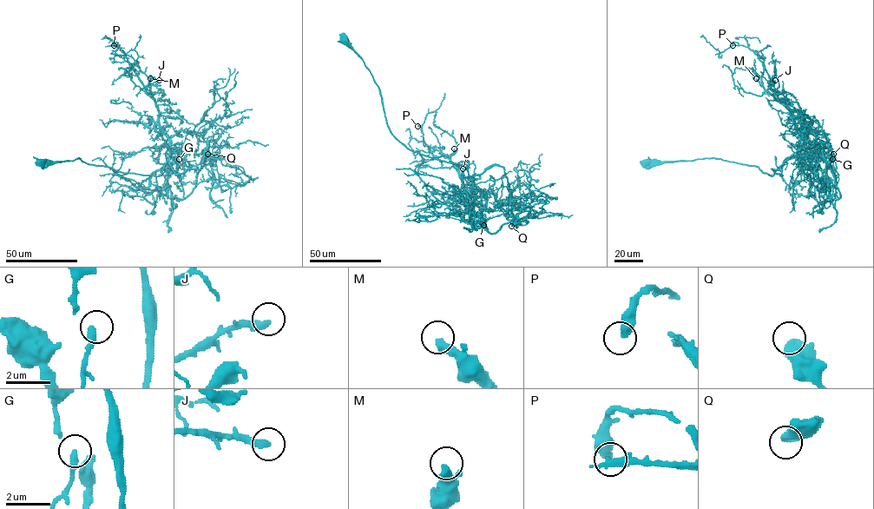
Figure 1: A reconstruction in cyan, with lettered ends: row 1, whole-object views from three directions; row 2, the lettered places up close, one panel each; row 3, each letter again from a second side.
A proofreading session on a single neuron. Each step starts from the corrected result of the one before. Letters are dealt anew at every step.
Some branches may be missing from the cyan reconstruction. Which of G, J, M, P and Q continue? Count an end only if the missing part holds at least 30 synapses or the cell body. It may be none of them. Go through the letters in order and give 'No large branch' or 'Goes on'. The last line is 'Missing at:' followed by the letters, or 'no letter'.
G: No large branch
J: No large branch
M: Goes on
P: No large branch
Q: No large branch
Missing at: M

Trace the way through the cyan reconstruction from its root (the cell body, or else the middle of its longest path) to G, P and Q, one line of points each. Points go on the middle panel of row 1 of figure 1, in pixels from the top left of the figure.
G: (344, 39), (378, 88), (390, 133), (410, 149), (465, 168), (474, 195), (470, 221), (477, 228), (483, 225)
P: (344, 39), (378, 88), (390, 133), (410, 149), (462, 164), (473, 192), (446, 155), (433, 155), (417, 126)
Q: (344, 39), (378, 88), (390, 133), (410, 149), (462, 164), (474, 202), (500, 206), (514, 215), (511, 226)

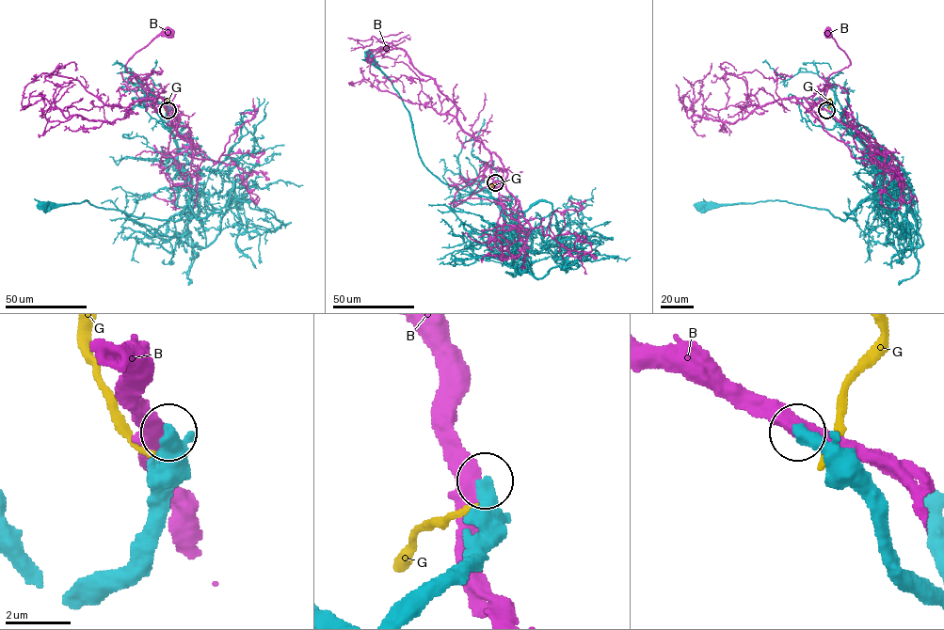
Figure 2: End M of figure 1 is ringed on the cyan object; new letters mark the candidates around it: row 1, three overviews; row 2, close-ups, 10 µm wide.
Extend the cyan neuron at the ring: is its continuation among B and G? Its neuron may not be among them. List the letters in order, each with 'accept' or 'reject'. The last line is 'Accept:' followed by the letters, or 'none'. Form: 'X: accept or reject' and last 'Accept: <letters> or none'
B: reject
G: reject
Accept: none

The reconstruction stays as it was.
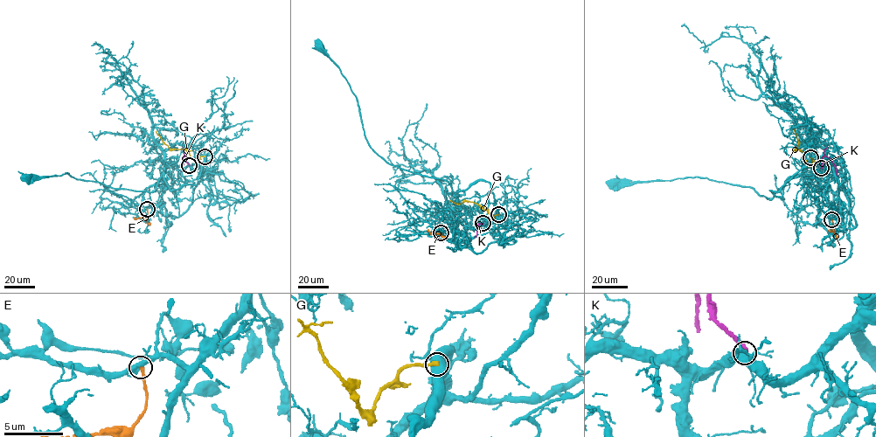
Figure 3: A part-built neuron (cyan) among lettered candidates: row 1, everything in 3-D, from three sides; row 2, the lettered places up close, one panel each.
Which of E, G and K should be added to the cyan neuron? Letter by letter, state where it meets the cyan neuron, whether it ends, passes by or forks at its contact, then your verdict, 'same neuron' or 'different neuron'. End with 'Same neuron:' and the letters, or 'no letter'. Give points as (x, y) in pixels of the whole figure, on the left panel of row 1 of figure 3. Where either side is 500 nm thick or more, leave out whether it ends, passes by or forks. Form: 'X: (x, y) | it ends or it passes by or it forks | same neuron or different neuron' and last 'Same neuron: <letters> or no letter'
E: (147, 209) | it ends | different neuron
G: (205, 156) | different neuron
K: (189, 165) | it ends | different neuron
Same neuron: no letter

